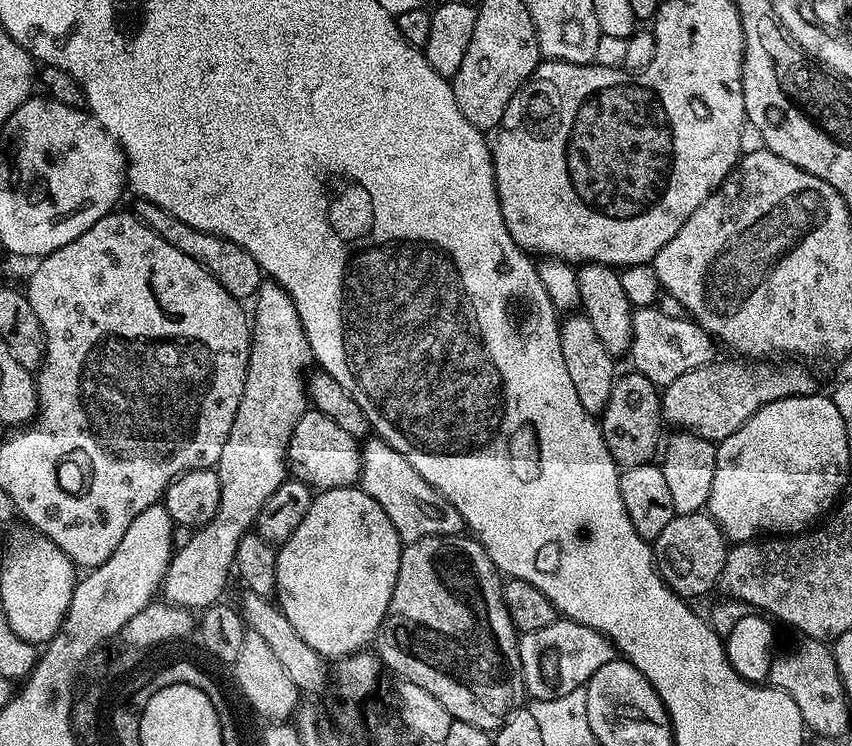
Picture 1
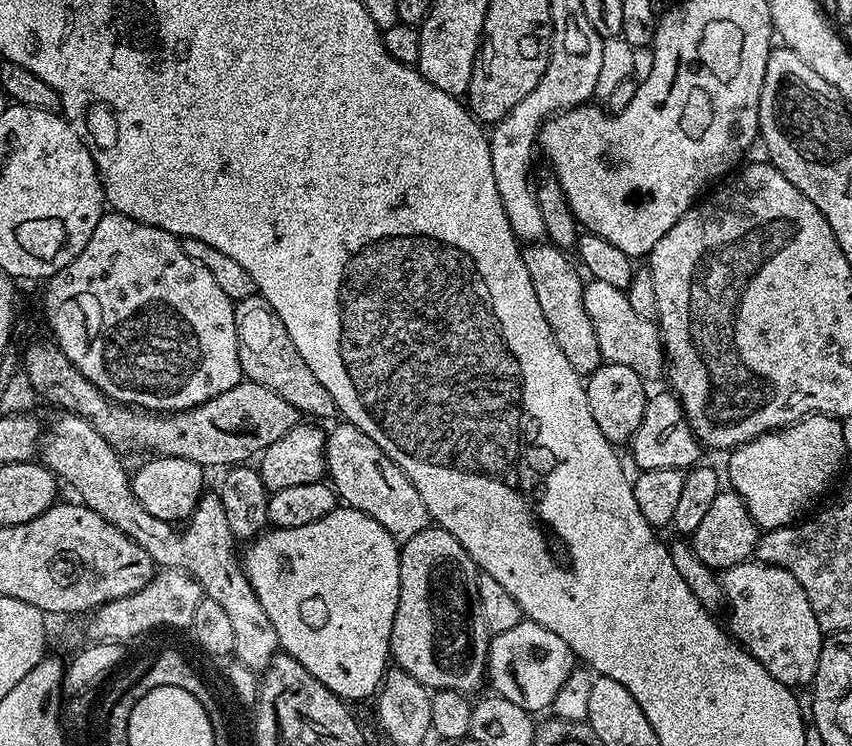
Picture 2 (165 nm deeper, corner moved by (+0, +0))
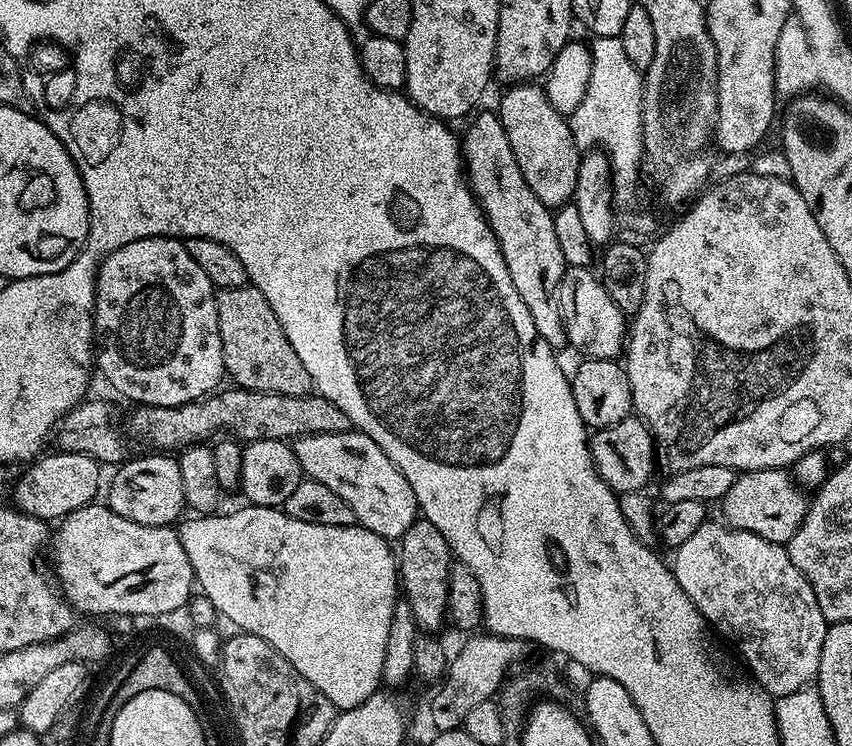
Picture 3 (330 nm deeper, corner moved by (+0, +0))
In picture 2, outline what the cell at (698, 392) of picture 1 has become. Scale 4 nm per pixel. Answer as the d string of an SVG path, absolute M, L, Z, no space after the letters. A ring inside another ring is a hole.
M665 390L665 392L653 391L649 395L646 402L646 410L642 414L642 423L632 435L630 441L631 448L632 460L637 464L637 469L640 472L645 472L646 470L670 470L671 468L688 470L699 461L696 459L699 458L700 452L702 453L702 445L696 439L696 435L692 433L692 428L688 425L688 419L684 417L684 407L680 405L679 396L668 390Z

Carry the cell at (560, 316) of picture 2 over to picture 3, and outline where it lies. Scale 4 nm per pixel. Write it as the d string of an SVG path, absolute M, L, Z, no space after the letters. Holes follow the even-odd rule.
M477 111L467 121L469 124L464 136L462 132L462 168L466 173L468 186L476 195L476 201L479 202L480 209L488 220L490 230L502 250L506 270L510 270L510 282L514 282L514 290L518 290L518 298L526 302L538 334L552 349L560 350L560 347L568 344L568 330L560 314L558 299L558 289L561 287L566 265L562 258L562 249L558 246L558 237L554 235L553 209L538 202L538 198L534 198L534 190L526 186L526 178L522 178L522 170L518 170L518 158L514 158L514 150L510 150L510 138L506 138L506 130L502 126L499 115L495 111L479 112Z

